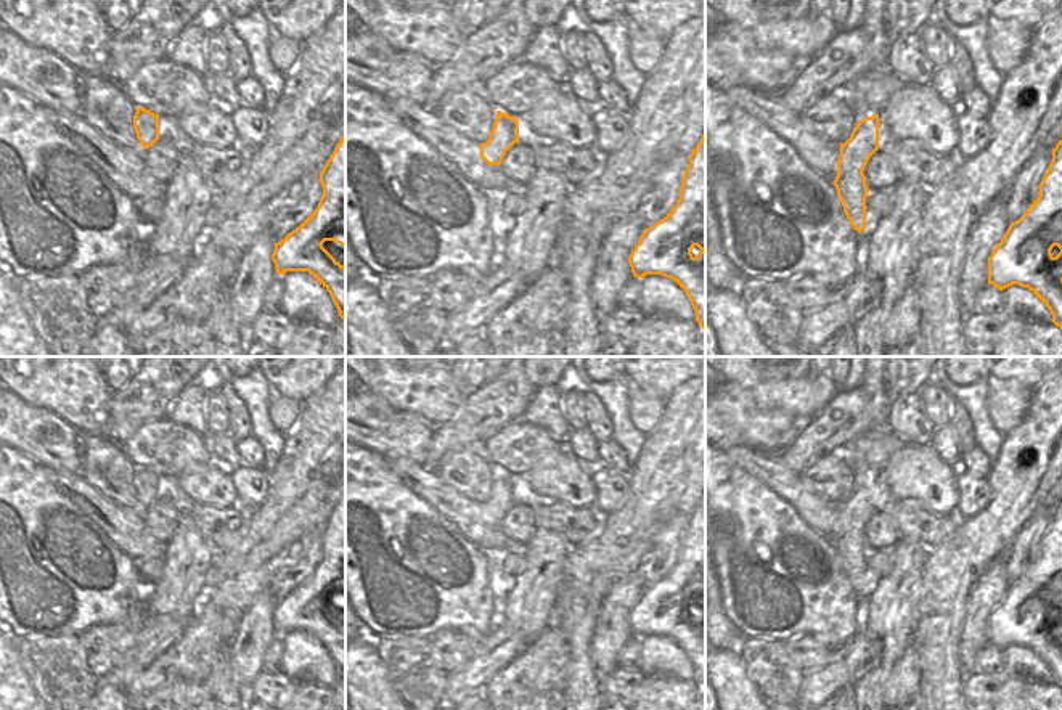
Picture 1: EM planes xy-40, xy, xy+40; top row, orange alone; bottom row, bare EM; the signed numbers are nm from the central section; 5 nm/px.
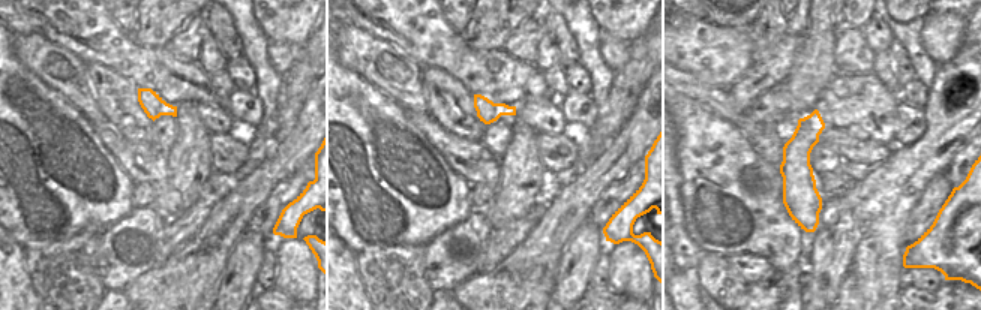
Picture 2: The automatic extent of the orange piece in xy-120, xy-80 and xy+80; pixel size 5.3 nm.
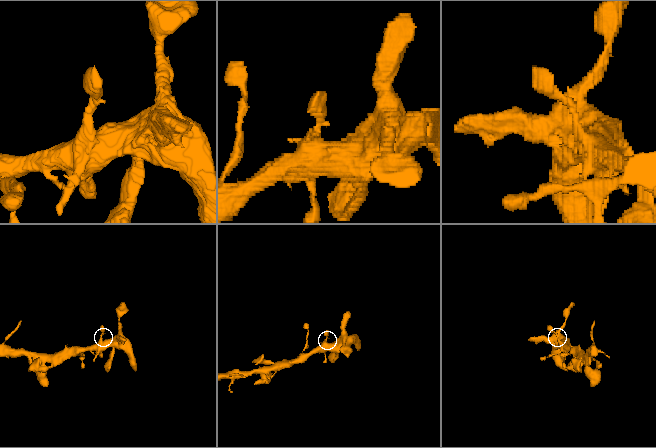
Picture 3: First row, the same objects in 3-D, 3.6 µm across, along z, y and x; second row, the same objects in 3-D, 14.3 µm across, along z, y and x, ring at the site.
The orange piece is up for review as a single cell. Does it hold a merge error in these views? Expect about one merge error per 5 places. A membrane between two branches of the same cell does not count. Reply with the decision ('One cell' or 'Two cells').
One cell.

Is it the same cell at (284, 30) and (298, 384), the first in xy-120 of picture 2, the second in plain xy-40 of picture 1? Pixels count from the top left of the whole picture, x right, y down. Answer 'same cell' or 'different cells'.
same cell

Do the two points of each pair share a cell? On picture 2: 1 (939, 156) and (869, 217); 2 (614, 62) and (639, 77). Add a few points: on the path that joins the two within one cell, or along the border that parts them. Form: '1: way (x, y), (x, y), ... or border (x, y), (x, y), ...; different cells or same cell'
1: way (921, 165), (887, 199); same cell
2: border (630, 44), (629, 59), (614, 72); different cells

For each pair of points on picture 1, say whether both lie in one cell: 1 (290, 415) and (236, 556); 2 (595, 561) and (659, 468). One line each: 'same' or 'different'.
1: different
2: same

